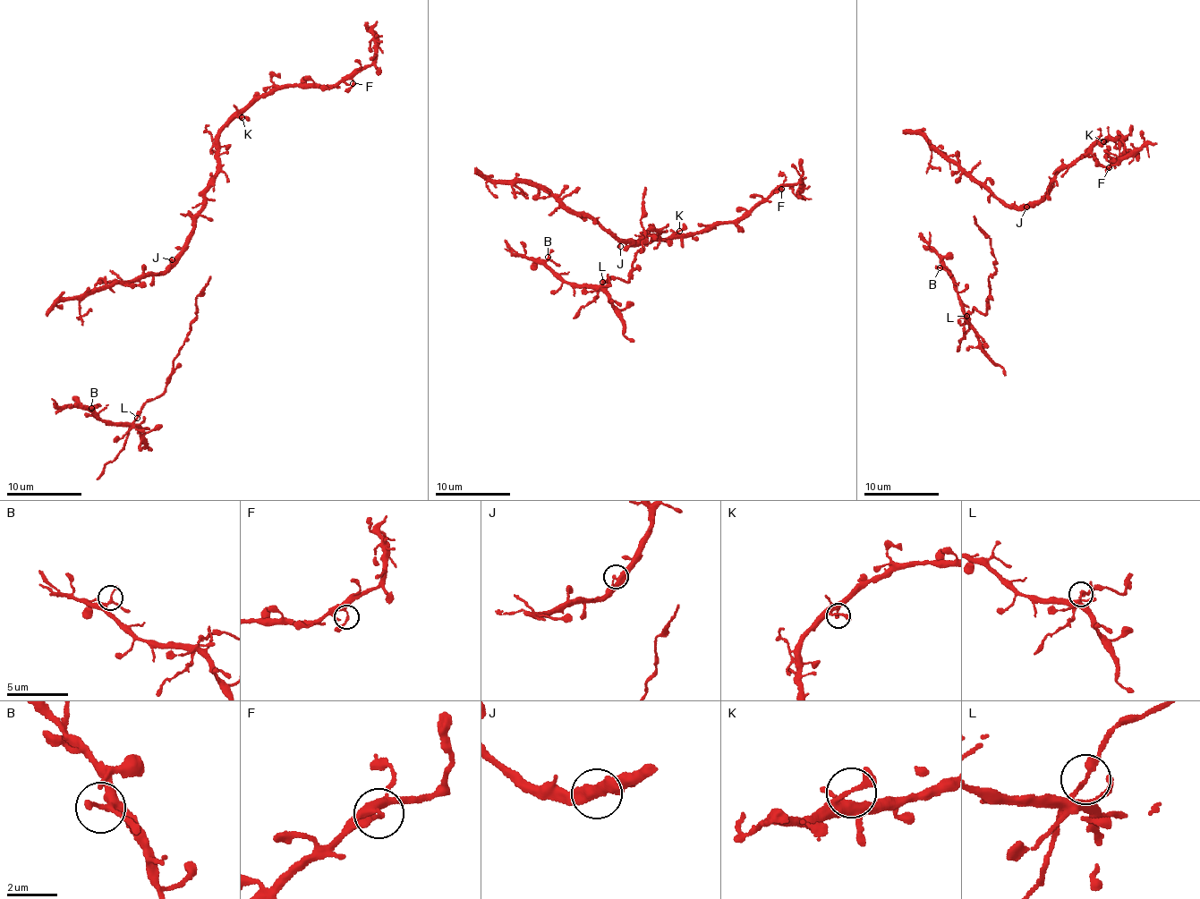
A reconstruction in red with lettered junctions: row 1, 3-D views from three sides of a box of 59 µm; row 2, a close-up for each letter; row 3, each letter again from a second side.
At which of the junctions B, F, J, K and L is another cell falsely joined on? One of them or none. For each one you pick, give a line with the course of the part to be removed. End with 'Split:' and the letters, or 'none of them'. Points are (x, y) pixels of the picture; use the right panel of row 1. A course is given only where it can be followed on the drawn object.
Split: none of them

